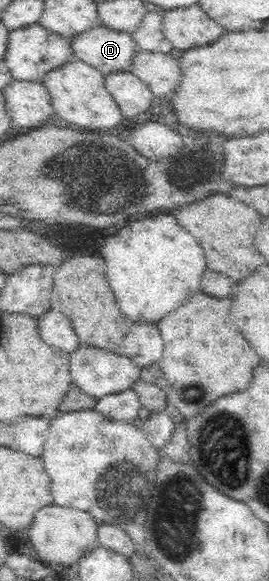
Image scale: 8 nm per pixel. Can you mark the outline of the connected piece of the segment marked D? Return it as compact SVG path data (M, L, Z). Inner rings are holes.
M100 24L70 38L73 55L94 65L105 75L128 71L142 47L129 29L112 28Z

